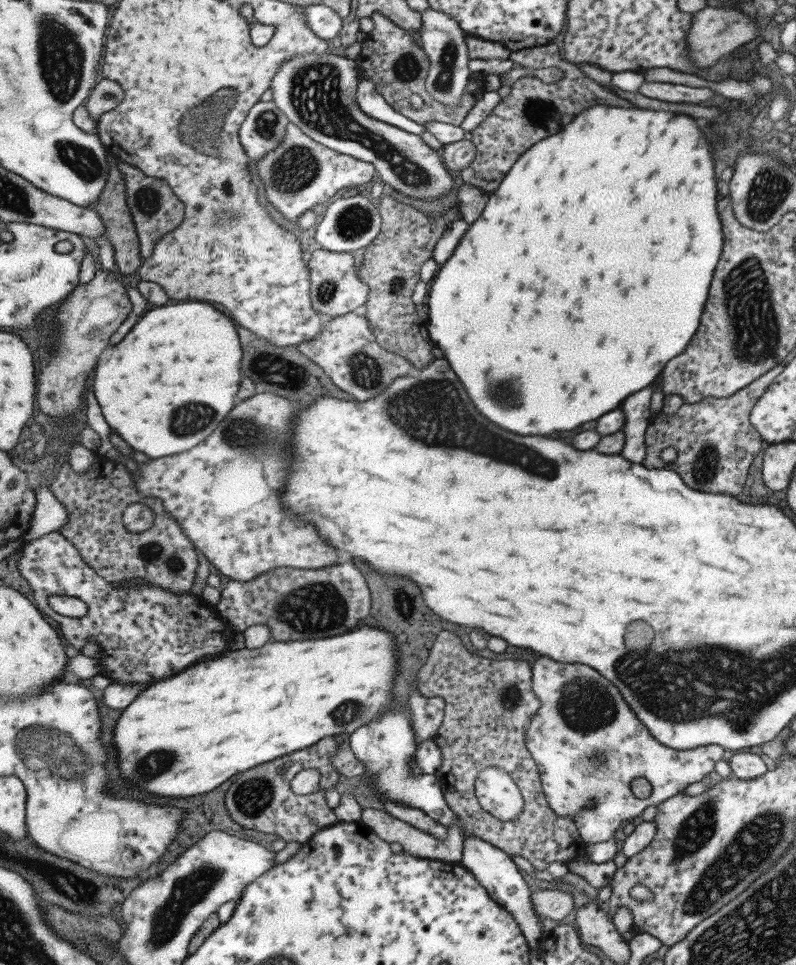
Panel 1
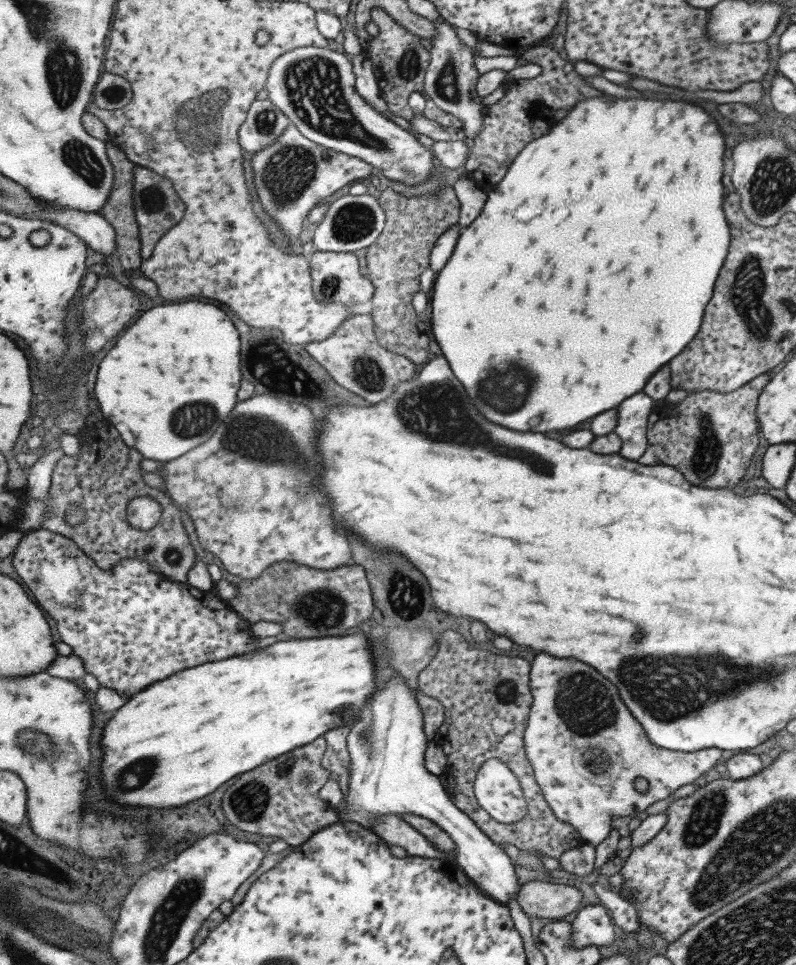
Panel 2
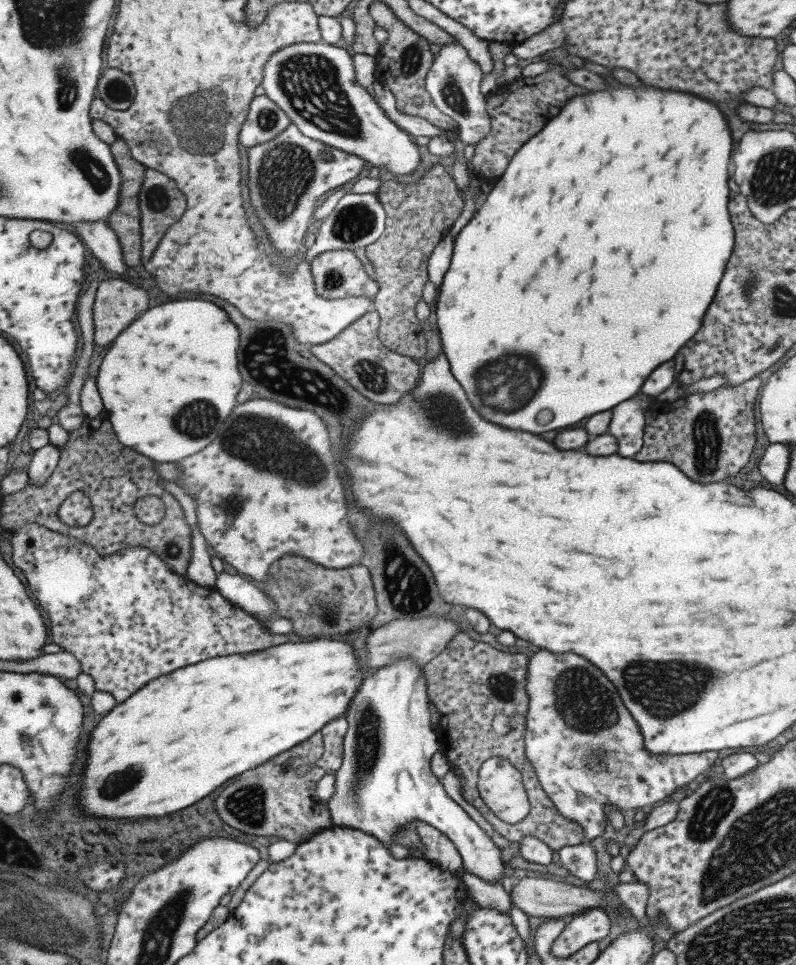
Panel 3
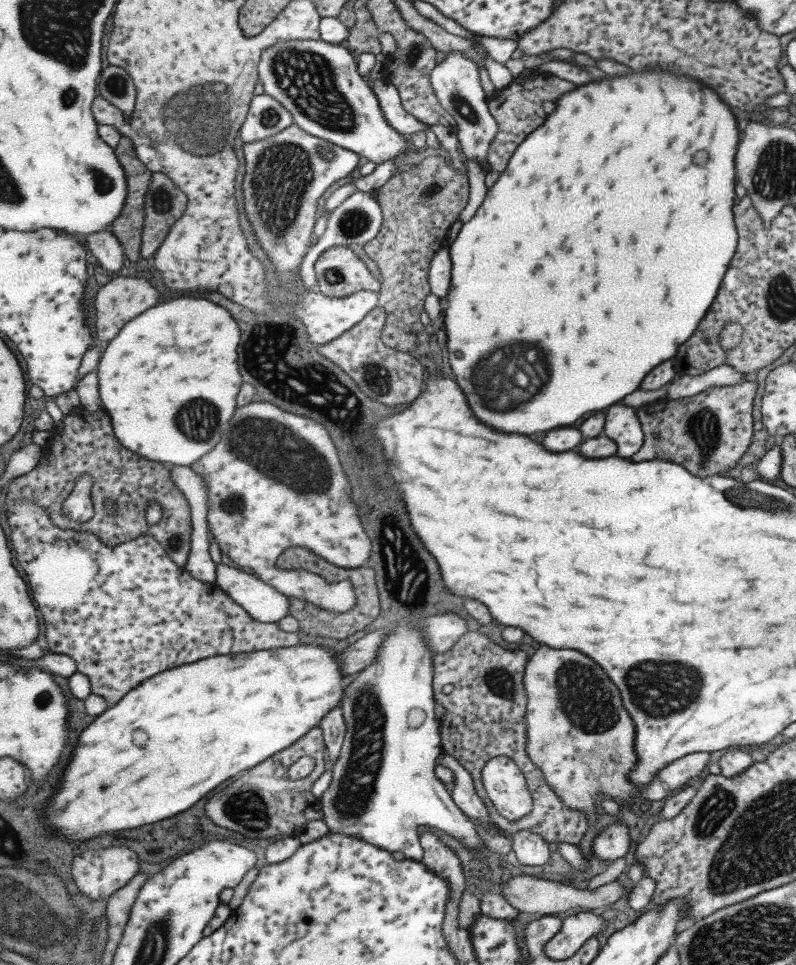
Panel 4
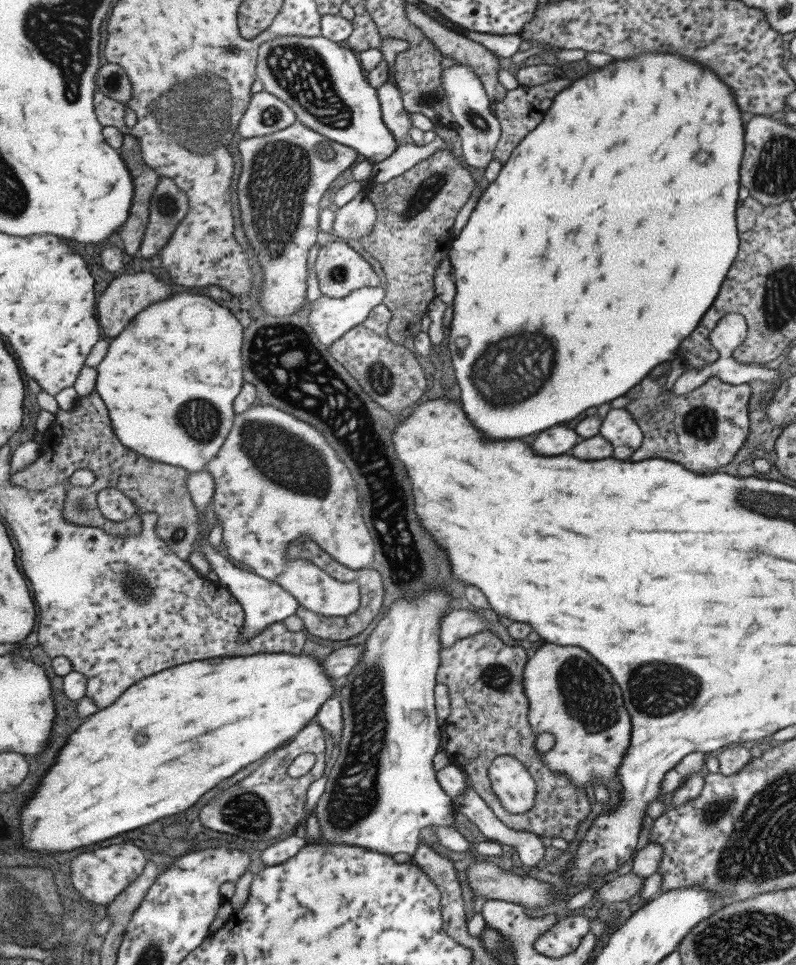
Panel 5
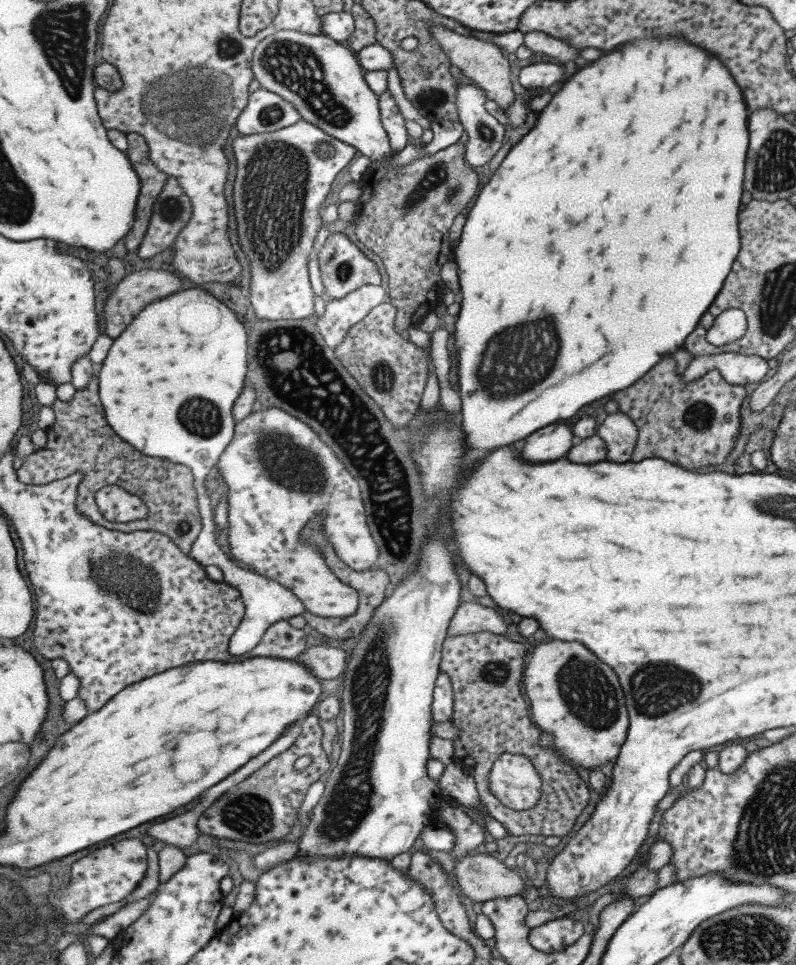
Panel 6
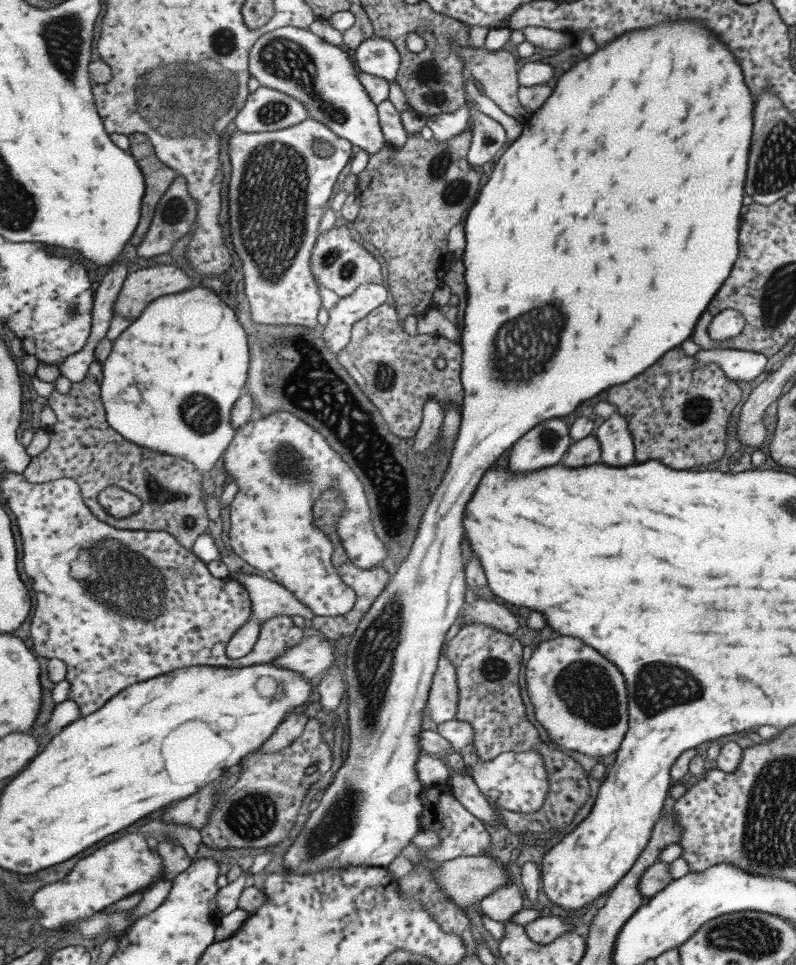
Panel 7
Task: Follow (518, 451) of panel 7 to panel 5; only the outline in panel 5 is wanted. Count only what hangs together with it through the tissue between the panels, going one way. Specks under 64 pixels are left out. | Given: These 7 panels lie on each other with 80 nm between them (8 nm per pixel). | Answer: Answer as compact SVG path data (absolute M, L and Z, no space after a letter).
M553 426L529 437L529 442L533 442L531 448L535 448L537 454L549 454L549 456L569 452L578 441L579 437L574 430L565 426Z

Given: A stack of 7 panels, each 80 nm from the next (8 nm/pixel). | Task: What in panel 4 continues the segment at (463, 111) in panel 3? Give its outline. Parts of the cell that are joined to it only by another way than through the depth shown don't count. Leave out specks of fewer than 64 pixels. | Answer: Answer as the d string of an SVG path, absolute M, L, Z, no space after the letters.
M460 52L447 53L441 64L435 64L435 68L431 69L429 84L441 109L454 121L459 149L465 158L479 165L485 158L491 140L497 134L497 123L489 112L487 95L482 89L476 62Z

